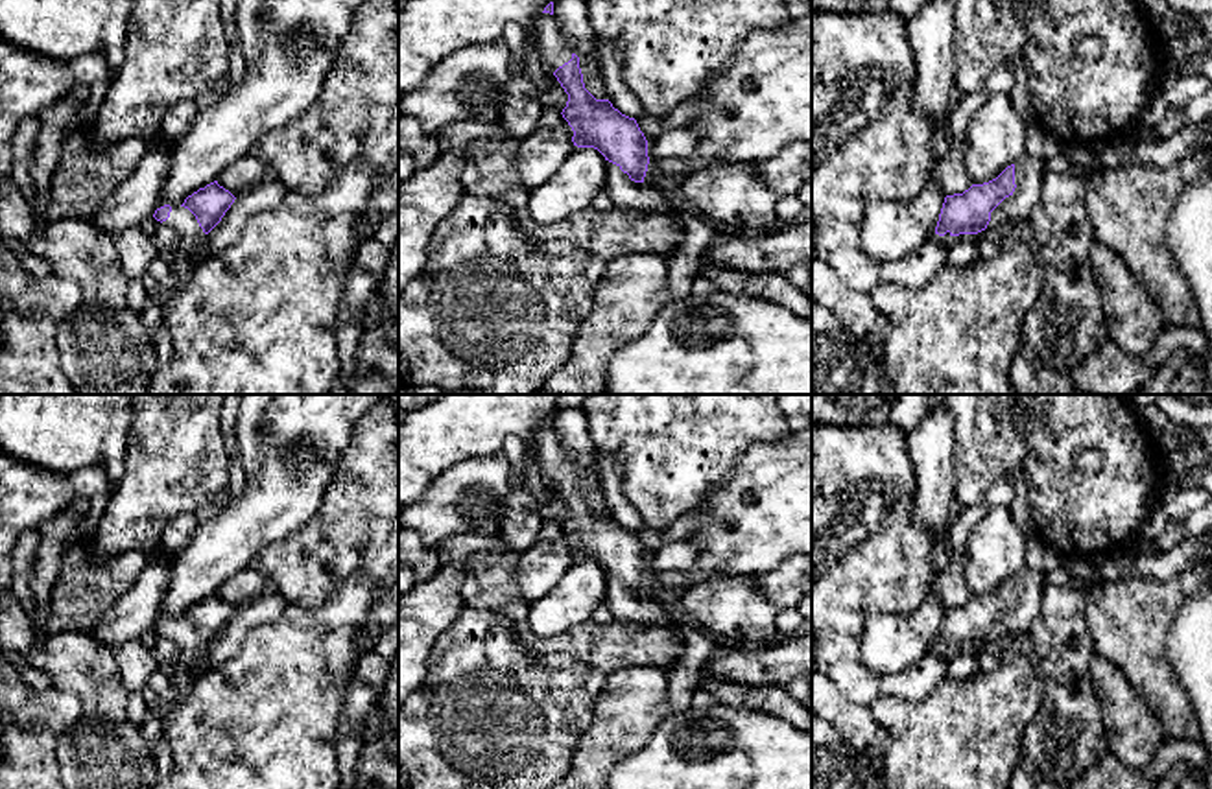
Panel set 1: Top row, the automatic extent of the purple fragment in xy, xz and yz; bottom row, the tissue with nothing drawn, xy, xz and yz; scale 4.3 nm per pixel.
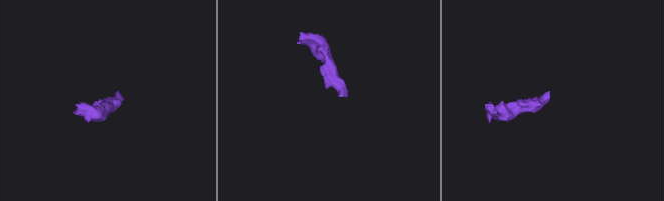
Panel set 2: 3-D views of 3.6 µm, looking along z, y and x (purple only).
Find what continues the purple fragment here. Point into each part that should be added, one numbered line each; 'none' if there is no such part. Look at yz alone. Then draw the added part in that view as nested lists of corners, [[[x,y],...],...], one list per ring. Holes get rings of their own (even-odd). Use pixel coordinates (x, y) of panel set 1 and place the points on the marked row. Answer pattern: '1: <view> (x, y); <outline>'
1: yz (1030, 172); [[[1022,155],[1015,162],[1016,188],[991,212],[991,221],[987,229],[1000,232],[1004,227],[1016,227],[1018,223],[1028,223],[1033,206],[1040,199],[1046,171],[1046,160]]]

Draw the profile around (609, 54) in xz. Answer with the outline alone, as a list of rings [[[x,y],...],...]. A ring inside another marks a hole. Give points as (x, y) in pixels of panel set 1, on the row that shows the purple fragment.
[[[594,37],[594,48],[600,65],[605,70],[605,87],[609,101],[614,109],[629,118],[638,118],[644,114],[644,107],[640,100],[625,87],[620,76],[620,63],[622,63],[622,48],[609,37]]]

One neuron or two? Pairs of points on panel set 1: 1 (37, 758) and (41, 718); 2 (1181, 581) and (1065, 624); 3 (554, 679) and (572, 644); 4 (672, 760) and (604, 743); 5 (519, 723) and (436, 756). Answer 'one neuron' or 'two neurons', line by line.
1: one neuron
2: two neurons
3: two neurons
4: two neurons
5: one neuron

